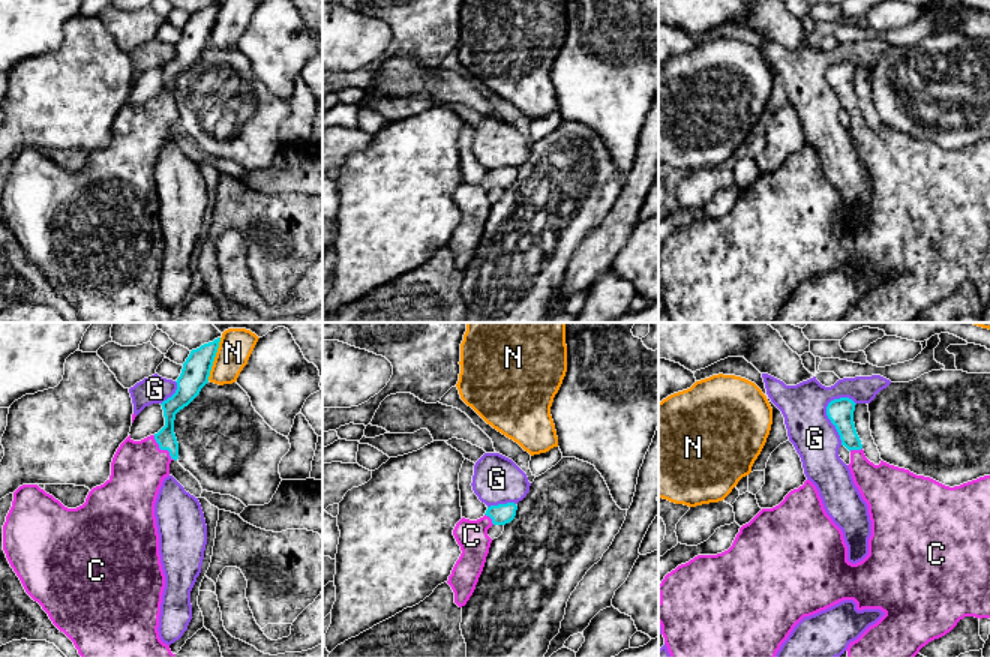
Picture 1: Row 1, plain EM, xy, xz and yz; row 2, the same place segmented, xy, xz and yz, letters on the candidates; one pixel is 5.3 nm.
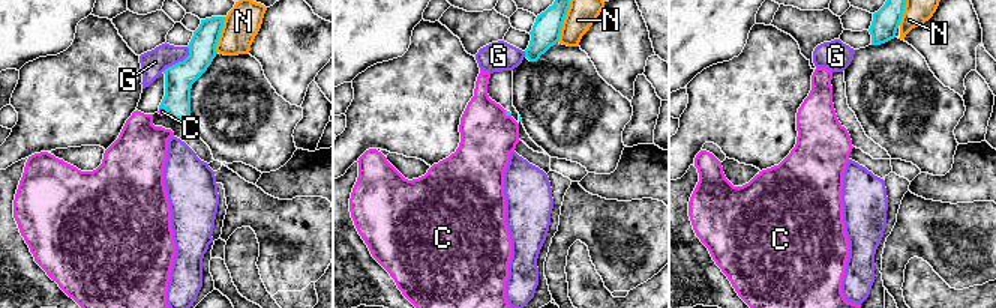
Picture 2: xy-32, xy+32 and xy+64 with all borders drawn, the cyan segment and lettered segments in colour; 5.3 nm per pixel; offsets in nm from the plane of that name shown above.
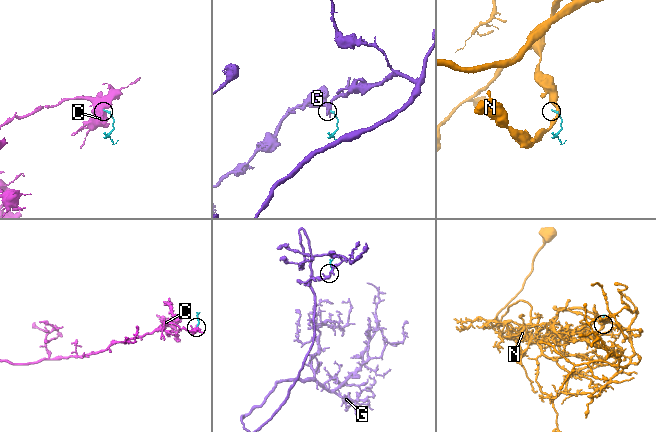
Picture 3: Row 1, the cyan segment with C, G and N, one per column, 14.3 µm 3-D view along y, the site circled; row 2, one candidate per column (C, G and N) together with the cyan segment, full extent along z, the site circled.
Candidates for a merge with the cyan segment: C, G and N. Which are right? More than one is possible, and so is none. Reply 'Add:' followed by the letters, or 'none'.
Add: C

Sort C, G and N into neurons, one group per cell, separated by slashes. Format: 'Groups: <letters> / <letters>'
Groups: C / G / N

